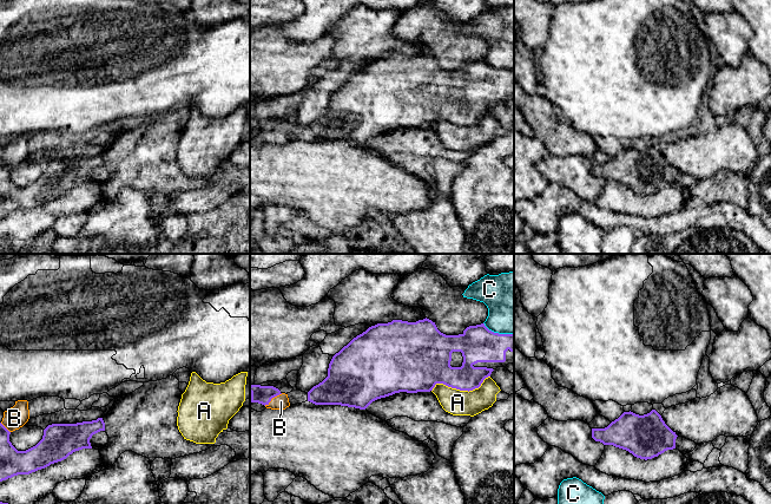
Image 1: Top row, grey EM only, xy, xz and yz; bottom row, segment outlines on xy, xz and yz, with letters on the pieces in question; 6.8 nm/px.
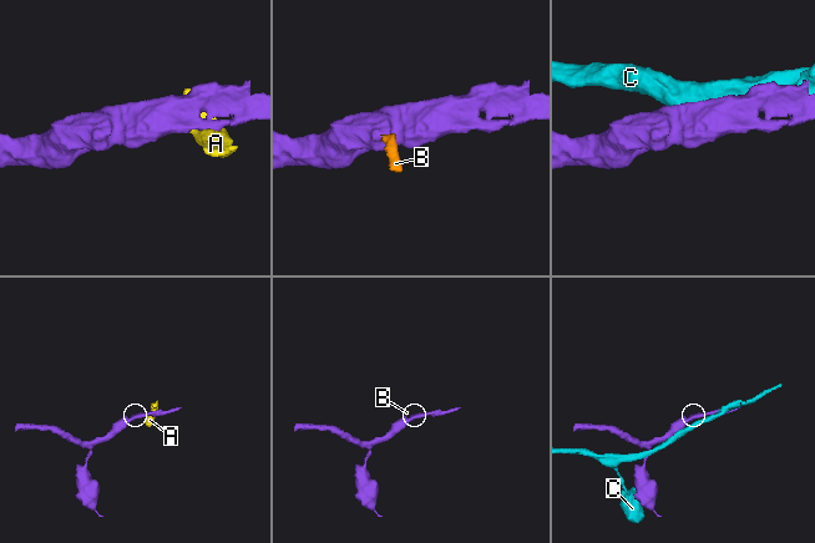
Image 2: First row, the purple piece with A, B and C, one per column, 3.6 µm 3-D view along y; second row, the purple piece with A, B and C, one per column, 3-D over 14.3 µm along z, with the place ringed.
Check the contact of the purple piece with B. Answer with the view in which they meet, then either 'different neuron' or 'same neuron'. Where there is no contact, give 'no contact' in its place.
meets purple in xz; same neuron

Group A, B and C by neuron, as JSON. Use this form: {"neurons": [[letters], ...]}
{"neurons": [["A"], ["B"], ["C"]]}

